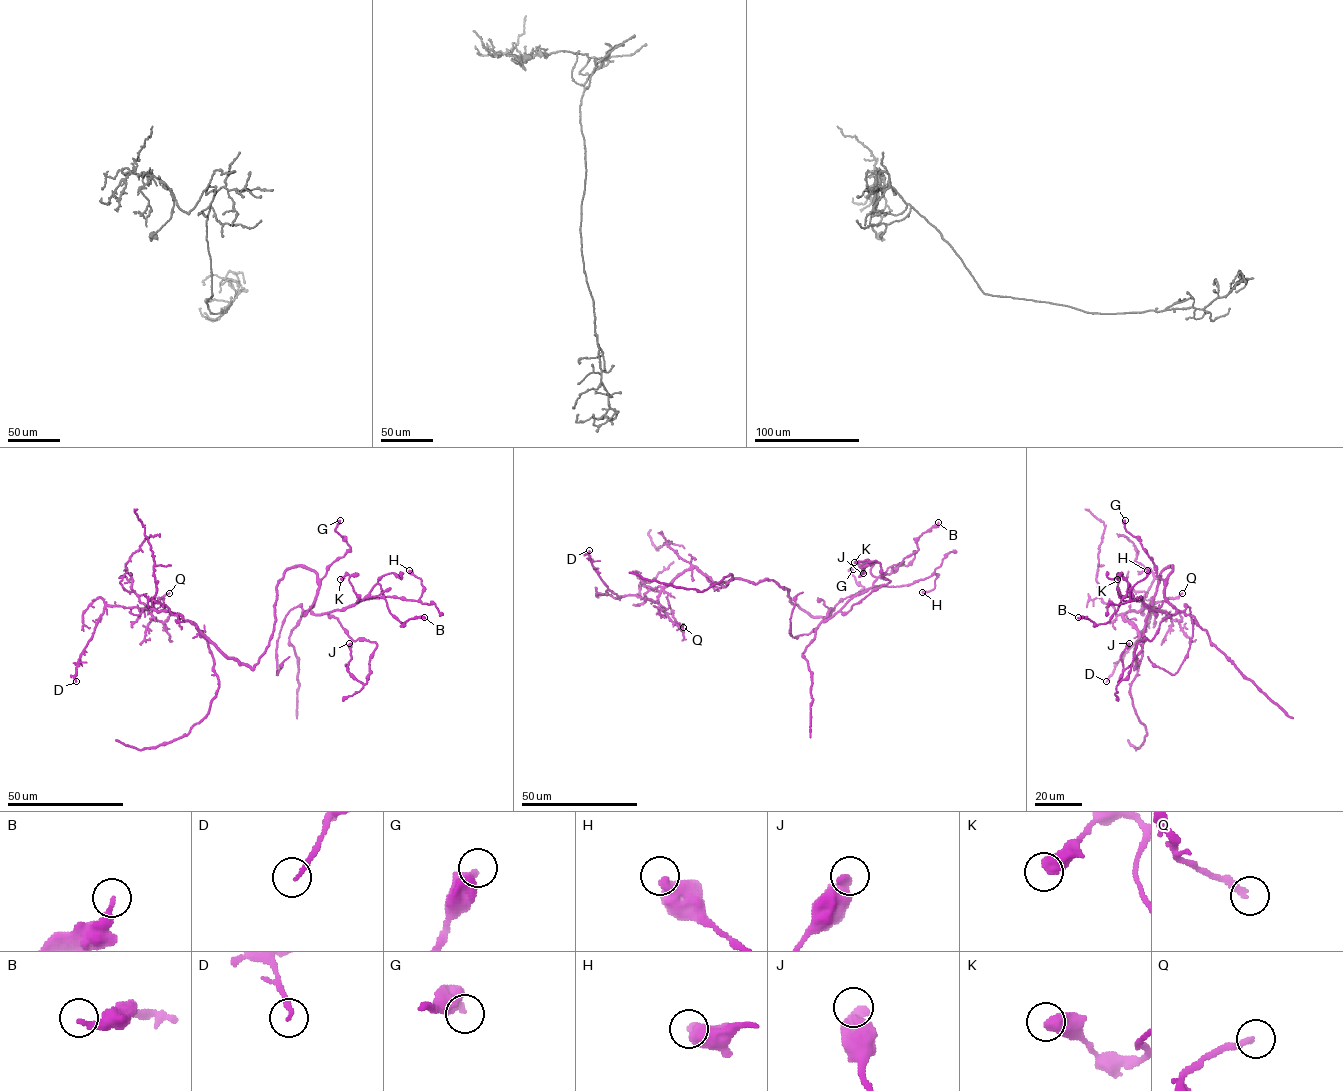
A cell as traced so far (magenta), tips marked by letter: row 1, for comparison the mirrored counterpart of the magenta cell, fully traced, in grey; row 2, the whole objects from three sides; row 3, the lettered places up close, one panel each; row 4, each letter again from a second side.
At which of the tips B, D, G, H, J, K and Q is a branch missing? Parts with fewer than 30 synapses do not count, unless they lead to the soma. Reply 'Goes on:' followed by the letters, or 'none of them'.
Goes on: none of them

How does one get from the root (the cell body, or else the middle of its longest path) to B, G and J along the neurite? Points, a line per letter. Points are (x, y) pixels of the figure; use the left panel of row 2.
B: (274, 623), (277, 582), (298, 566), (316, 574), (315, 614), (354, 605), (378, 583), (403, 624), (424, 617)
G: (274, 623), (276, 586), (287, 569), (308, 567), (321, 579), (326, 569), (350, 548), (335, 531), (340, 520)
J: (274, 623), (277, 582), (308, 567), (319, 586), (310, 610), (377, 644), (365, 684), (347, 670), (349, 643)

